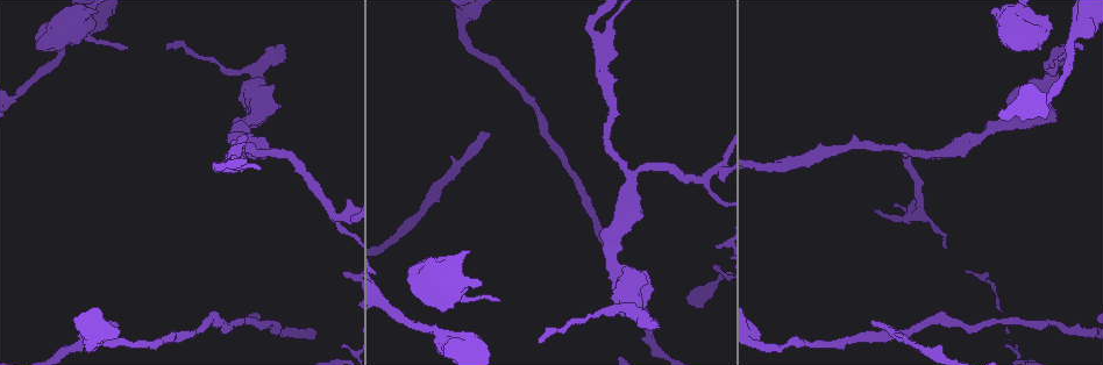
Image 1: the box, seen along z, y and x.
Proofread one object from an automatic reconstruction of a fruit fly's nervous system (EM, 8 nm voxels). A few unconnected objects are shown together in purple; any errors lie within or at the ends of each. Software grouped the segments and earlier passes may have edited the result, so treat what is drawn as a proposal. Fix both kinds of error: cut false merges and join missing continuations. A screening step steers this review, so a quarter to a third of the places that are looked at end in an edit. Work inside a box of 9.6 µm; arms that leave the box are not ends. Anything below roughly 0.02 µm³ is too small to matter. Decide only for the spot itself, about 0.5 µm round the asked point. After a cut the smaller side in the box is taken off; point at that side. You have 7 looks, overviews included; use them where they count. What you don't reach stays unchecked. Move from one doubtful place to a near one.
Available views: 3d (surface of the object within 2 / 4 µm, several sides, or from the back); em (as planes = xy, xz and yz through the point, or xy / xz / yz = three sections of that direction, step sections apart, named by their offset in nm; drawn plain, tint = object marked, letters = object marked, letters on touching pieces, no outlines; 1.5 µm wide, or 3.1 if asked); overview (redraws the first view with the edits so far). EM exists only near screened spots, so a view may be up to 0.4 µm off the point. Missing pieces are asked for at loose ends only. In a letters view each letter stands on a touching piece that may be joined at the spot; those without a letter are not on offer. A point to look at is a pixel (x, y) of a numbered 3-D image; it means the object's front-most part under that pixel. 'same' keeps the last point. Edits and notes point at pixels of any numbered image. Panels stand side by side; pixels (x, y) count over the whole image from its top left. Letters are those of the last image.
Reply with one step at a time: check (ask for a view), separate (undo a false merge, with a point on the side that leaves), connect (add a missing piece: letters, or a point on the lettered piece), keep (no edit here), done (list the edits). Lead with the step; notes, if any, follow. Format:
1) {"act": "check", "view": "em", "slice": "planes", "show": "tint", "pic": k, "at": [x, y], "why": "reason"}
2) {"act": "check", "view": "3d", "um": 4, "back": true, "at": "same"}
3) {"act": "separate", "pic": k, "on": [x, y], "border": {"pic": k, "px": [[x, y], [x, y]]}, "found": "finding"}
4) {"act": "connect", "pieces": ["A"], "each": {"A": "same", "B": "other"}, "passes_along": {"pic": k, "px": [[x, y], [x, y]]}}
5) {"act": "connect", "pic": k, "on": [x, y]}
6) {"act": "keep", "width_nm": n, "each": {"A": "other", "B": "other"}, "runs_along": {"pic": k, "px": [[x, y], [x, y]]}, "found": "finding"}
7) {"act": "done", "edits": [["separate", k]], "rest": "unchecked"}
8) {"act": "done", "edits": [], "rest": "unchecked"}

{"act": "check", "view": "em", "slice": "planes", "show": "tint", "pic": 1, "at": [283, 45], "why": "free end"}

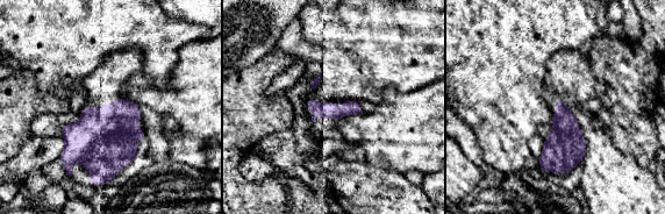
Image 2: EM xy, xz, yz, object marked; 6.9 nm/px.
{"act": "check", "view": "em", "slice": "planes", "show": "letters", "at": "same"}

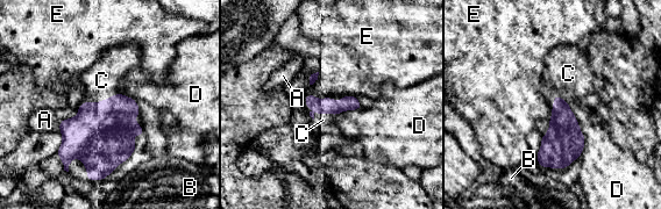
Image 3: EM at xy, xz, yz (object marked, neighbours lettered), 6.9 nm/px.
{"act": "connect", "pieces": ["C"], "each": {"A": "other", "B": "other", "C": "same", "D": "other", "E": "other"}, "found": "the cell continues"}

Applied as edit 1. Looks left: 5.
{"act": "check", "view": "3d", "um": 4, "back": true, "pic": 1, "at": [1082, 48], "why": "thin end"}

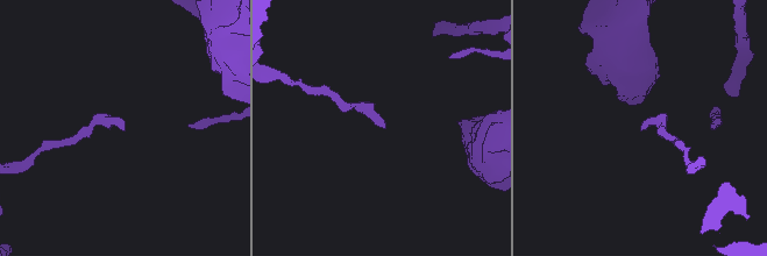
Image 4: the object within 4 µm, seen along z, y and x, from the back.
{"act": "check", "view": "em", "slice": "yz", "step": 4, "show": "letters", "pic": 4, "at": [385, 127], "why": "now the EM"}

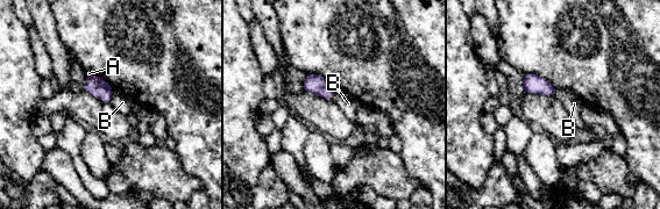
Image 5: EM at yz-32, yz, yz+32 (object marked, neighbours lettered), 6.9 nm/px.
{"act": "check", "view": "em", "slice": "xz", "step": 8, "show": "letters", "at": "same"}

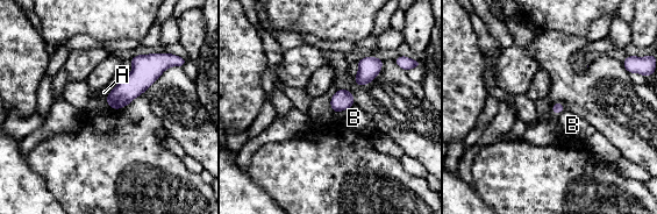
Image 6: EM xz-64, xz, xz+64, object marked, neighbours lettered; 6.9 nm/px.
{"act": "keep", "each": {"A": "other", "B": "other"}, "border": {"pic": 6, "px": [[354, 104], [335, 113]]}, "found": "none of them fits"}

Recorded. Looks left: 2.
{"act": "check", "view": "em", "slice": "xz", "step": 4, "show": "letters", "pic": 1, "at": [490, 136], "why": "long arm stops here"}

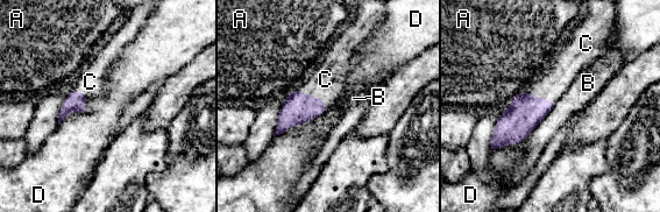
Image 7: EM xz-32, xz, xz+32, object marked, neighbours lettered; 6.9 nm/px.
{"act": "connect", "pieces": ["C"], "longest_contact_nm": ["D", 440], "each": {"A": "other", "B": "other", "C": "same", "D": "other"}, "found": "it goes on there"}

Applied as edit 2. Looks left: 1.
{"act": "done", "edits": [["connect", 3], ["connect", 7]], "rest": "unchecked"}

